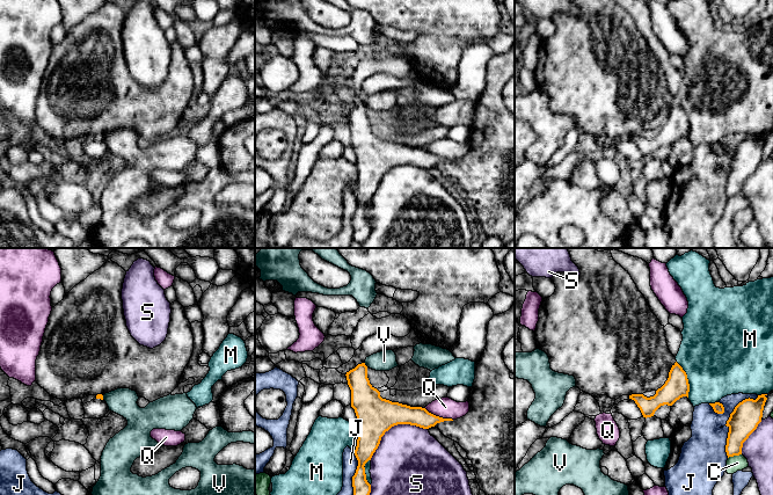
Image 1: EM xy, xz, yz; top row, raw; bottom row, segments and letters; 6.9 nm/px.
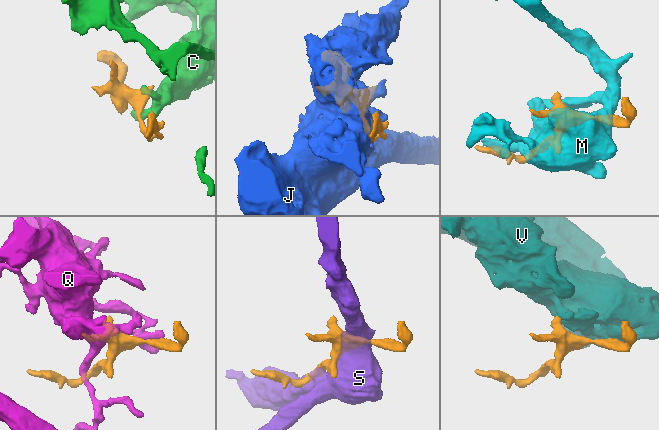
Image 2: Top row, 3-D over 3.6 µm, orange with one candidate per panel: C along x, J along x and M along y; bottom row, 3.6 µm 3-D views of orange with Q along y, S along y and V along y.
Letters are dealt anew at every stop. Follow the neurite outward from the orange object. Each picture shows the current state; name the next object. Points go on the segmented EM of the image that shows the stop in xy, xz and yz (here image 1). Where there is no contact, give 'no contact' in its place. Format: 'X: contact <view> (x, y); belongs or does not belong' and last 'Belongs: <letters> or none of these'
C: contact yz (734, 455); does not belong
J: contact yz (727, 421); does not belong
M: contact yz (687, 379); does not belong
Q: contact xz (438, 416); does not belong
S: contact xz (392, 426); does not belong
V: contact xz (365, 365); does not belong
Belongs: none of these

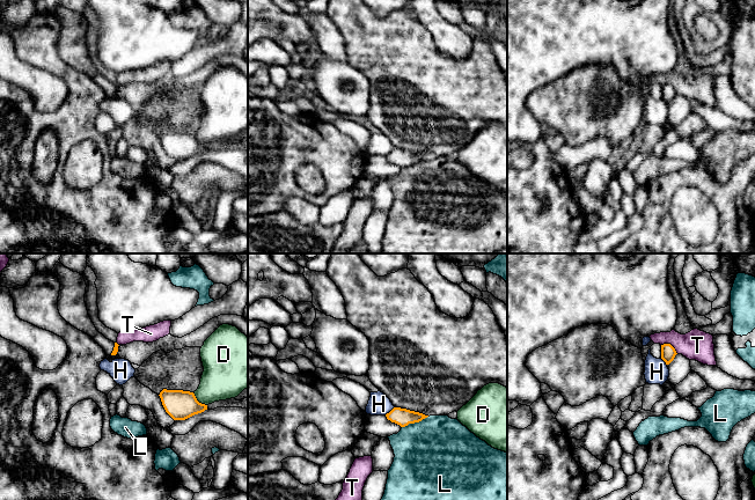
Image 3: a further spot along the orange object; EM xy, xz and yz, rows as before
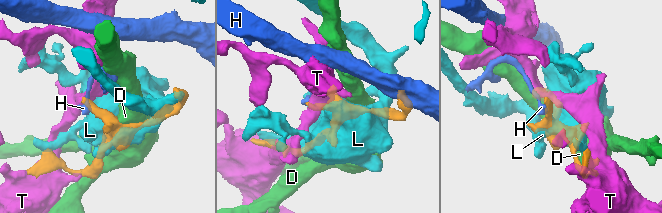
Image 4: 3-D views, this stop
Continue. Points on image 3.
D: contact xy (197, 401); does not belong
H: contact xz (390, 411); does not belong
L: contact xz (415, 421); does not belong
T: contact yz (671, 345); does not belong
Belongs: none of these

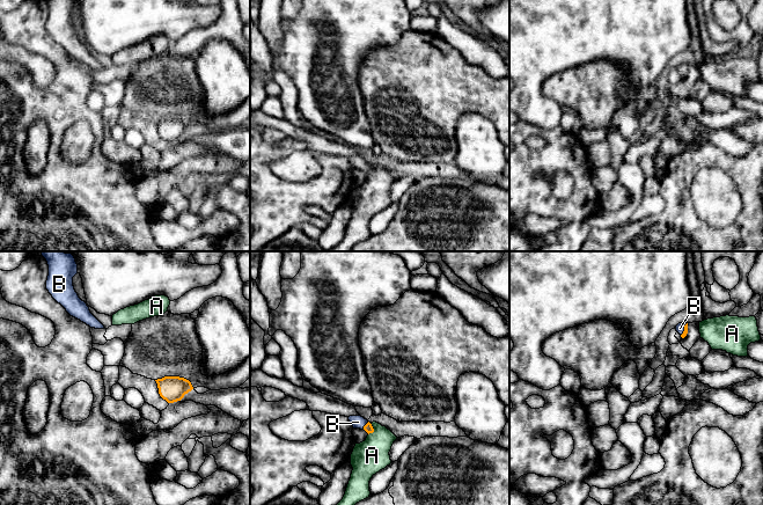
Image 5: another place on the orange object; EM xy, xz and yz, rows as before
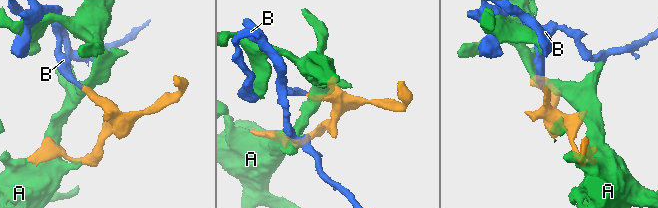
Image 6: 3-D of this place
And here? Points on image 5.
A: contact xz (373, 430); does not belong
B: contact xz (365, 425); belongs
Belongs: B

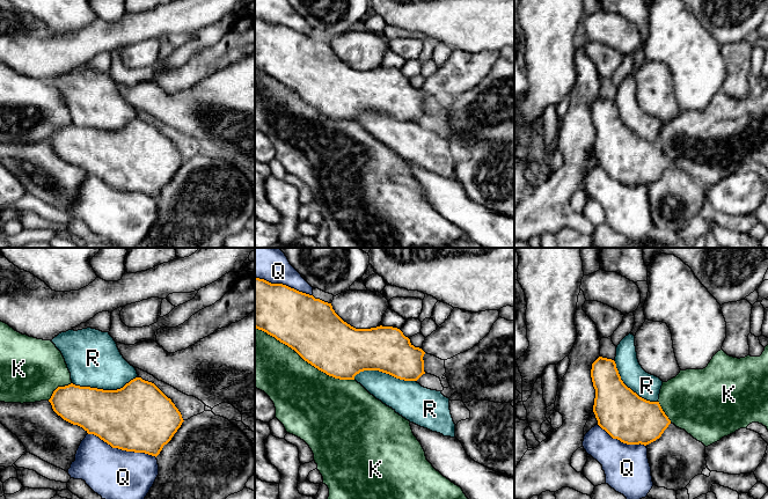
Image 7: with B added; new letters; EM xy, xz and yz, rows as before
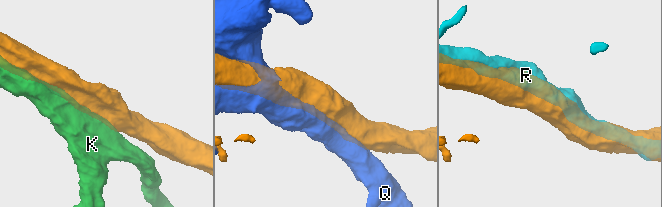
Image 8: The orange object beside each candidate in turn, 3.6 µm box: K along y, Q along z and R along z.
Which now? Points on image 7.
K: contact xz (305, 360); does not belong
Q: contact xy (122, 449); does not belong
R: contact xy (104, 390); belongs
Belongs: R

